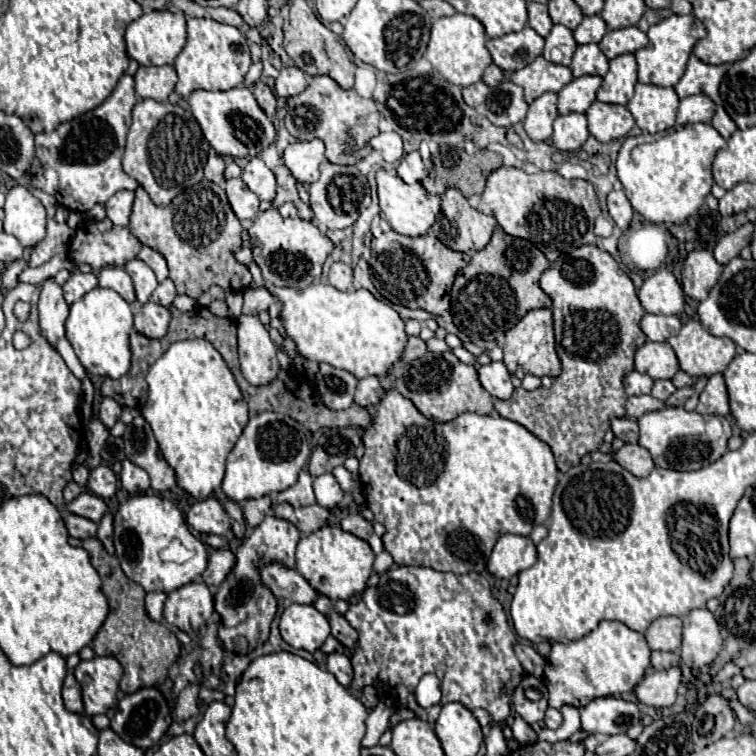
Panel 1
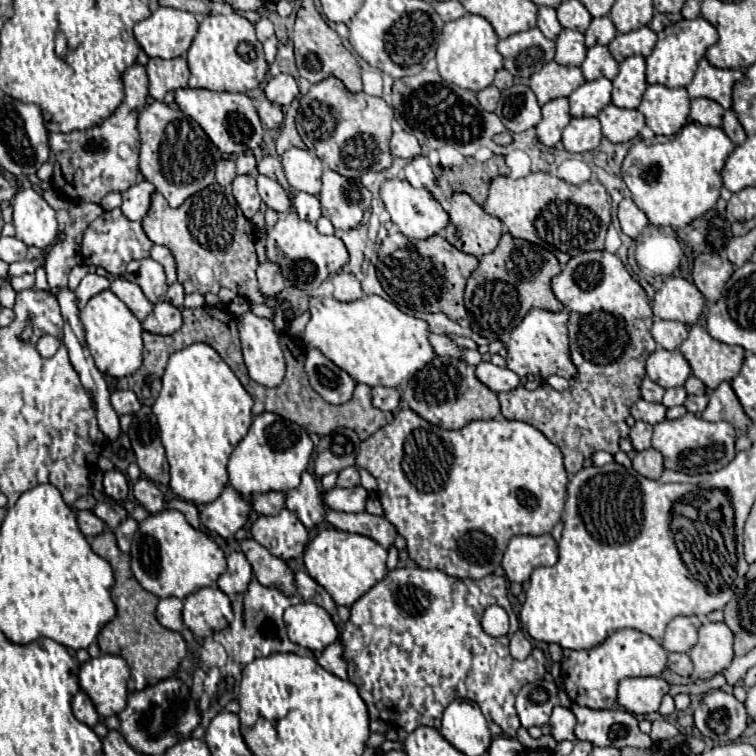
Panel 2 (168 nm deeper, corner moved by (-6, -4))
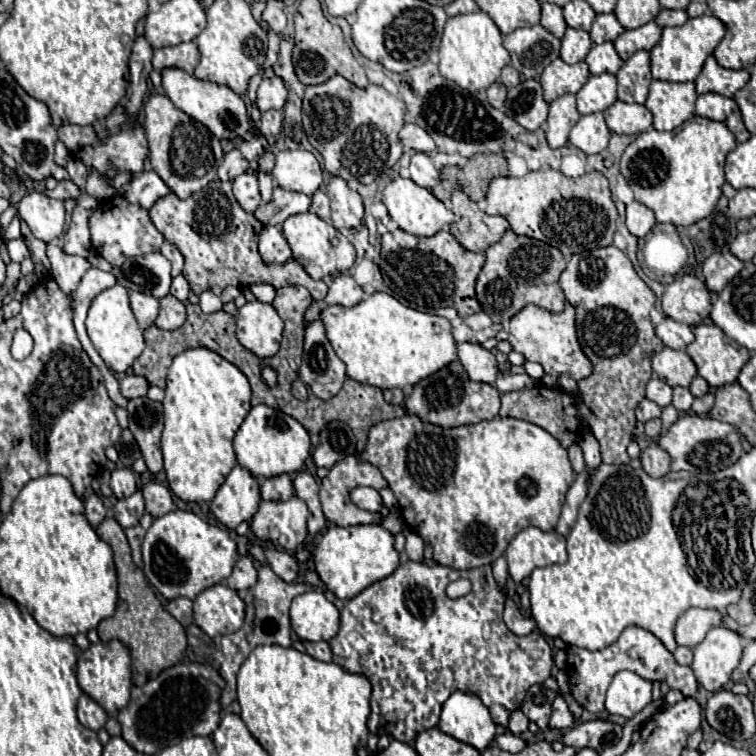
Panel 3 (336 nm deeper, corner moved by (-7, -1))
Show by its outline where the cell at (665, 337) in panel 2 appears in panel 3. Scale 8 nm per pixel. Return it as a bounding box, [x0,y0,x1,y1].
[655,317,693,351]

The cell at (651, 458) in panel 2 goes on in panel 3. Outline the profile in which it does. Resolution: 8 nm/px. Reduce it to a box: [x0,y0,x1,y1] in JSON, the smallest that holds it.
[639,443,671,477]

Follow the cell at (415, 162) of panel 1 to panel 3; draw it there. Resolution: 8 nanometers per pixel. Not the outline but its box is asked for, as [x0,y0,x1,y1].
[409,153,439,189]

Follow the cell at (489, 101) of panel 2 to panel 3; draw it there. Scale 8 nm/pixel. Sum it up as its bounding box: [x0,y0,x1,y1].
[487,81,507,109]

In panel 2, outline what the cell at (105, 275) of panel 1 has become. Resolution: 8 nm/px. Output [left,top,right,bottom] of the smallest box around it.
[110,278,152,322]

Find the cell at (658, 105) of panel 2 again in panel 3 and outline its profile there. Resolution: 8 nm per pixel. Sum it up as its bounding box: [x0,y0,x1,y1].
[645,81,695,131]

